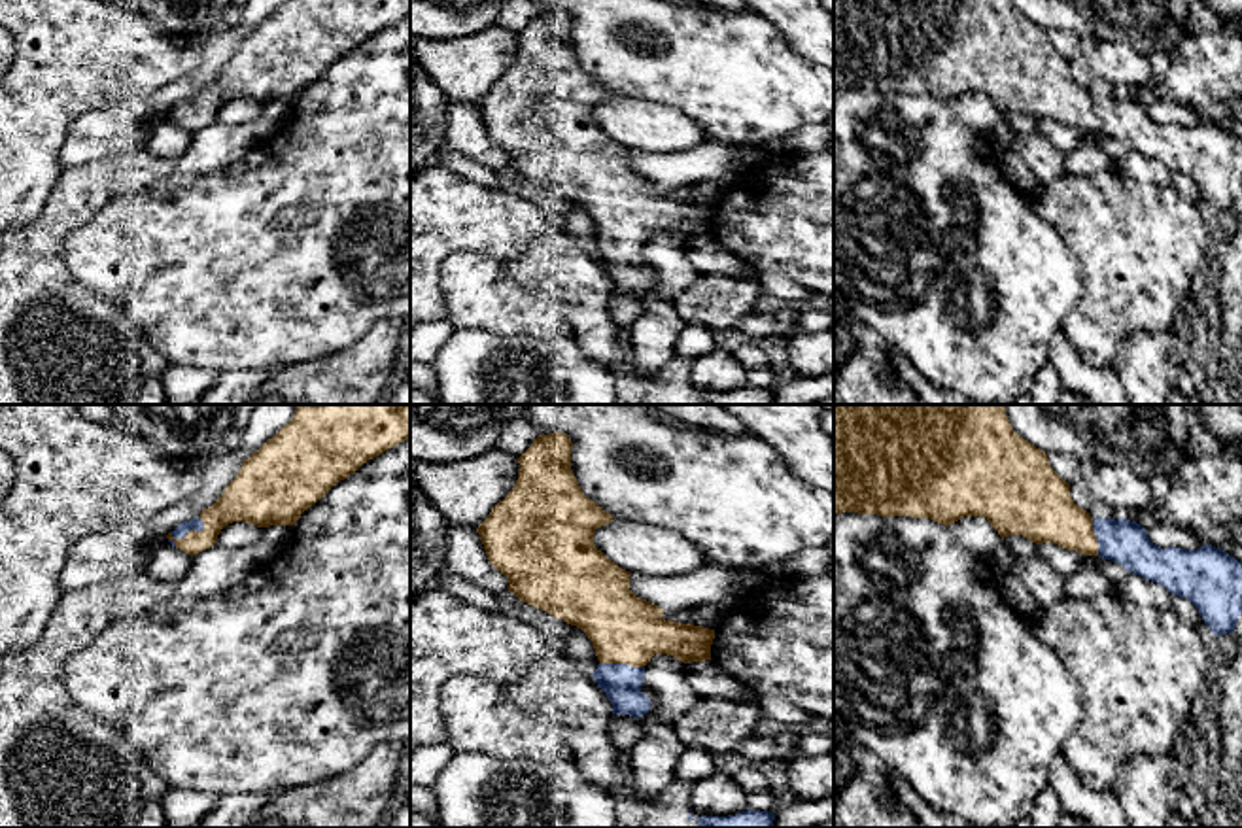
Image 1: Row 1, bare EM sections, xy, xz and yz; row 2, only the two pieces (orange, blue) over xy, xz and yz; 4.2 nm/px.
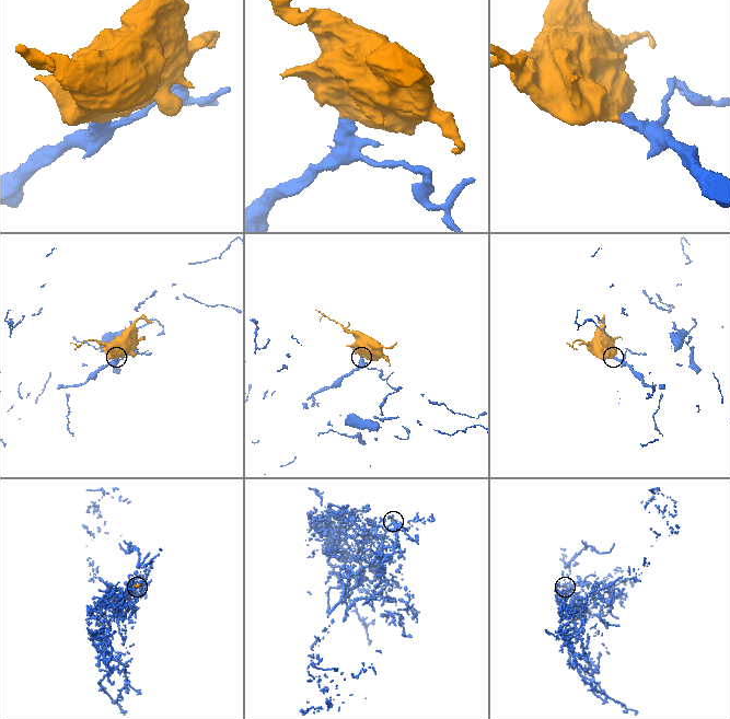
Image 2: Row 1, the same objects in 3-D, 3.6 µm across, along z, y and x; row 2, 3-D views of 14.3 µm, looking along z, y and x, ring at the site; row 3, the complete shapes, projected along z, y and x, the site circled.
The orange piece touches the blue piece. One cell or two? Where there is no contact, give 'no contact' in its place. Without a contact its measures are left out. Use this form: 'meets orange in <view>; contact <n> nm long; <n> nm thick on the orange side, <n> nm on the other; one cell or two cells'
meets orange in xy; contact 170 nm long; 180 nm thick on the orange side, 60 nm on the other; one cell

